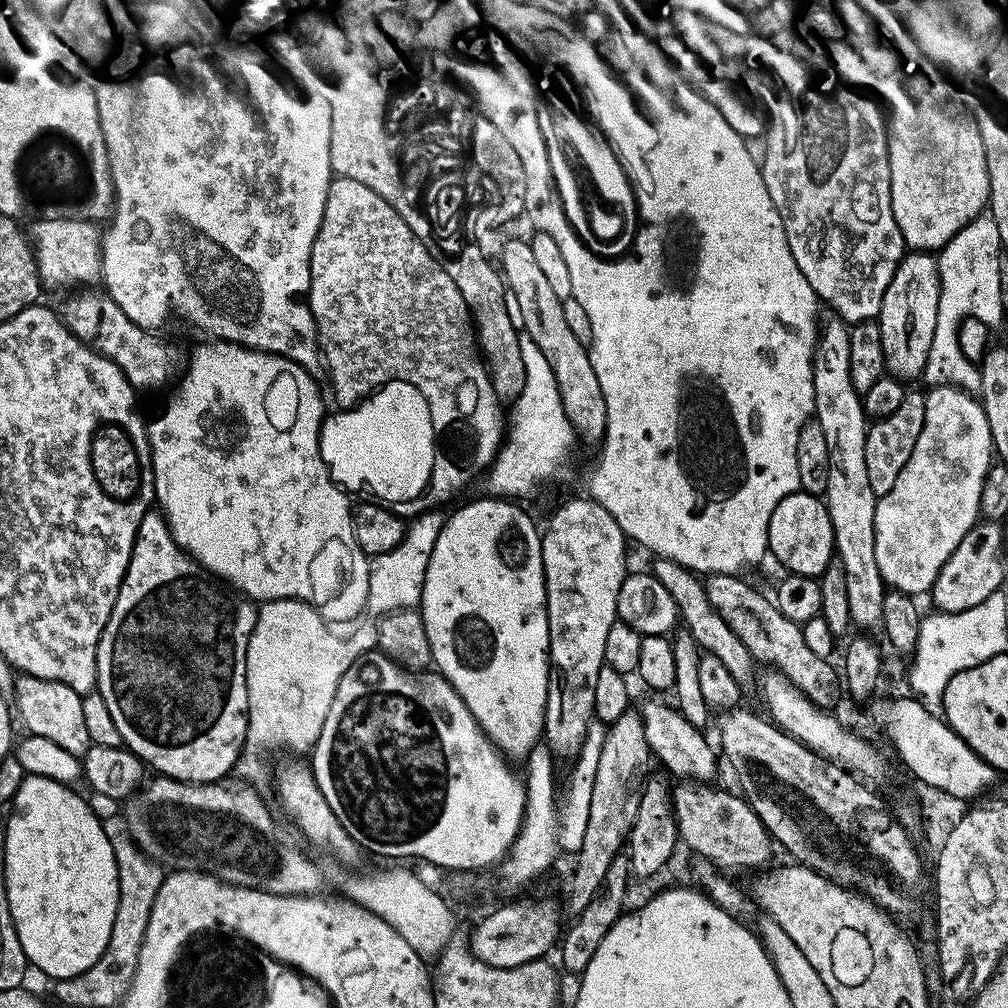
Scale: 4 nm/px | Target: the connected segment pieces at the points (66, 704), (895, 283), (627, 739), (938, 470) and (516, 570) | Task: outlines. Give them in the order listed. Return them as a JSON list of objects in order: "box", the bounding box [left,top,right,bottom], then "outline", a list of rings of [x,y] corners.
[{"box":[14,674,92,757],"outline":[[[23,674],[15,677],[14,692],[20,695],[16,704],[14,700],[15,711],[18,713],[19,721],[21,718],[31,735],[50,738],[50,742],[58,742],[62,750],[83,757],[92,744],[92,739],[90,734],[86,734],[86,718],[82,715],[81,693],[70,690],[70,686],[60,682],[50,682]]]},{"box":[878,251,940,382],"outline":[[[909,251],[900,261],[886,290],[878,317],[887,375],[900,382],[909,382],[923,373],[930,346],[934,342],[939,301],[940,269],[937,257],[927,252]]]},{"box":[566,710,653,918],"outline":[[[629,710],[626,714],[622,714],[622,718],[618,718],[618,722],[607,725],[604,741],[602,742],[602,750],[598,754],[598,770],[594,770],[594,786],[590,790],[590,818],[586,818],[586,835],[582,838],[582,846],[574,853],[574,860],[576,860],[576,869],[572,872],[572,885],[568,888],[568,908],[566,904],[566,912],[569,917],[574,918],[578,914],[582,914],[582,910],[586,910],[586,906],[590,906],[590,898],[594,898],[594,894],[598,894],[598,886],[602,886],[602,878],[606,878],[606,870],[610,870],[610,862],[614,862],[614,858],[621,853],[625,847],[628,835],[632,832],[634,826],[634,818],[638,818],[638,806],[642,802],[642,794],[644,793],[644,786],[649,779],[648,760],[651,761],[653,755],[648,748],[646,742],[646,730],[644,729],[644,718],[639,711]]]},{"box":[874,386,994,594],"outline":[[[936,386],[931,389],[924,397],[924,421],[922,422],[922,434],[918,434],[918,442],[914,442],[914,450],[902,466],[898,478],[894,478],[894,486],[884,496],[879,497],[876,501],[876,513],[874,514],[874,558],[878,562],[878,570],[883,578],[885,585],[889,589],[895,590],[900,594],[917,594],[916,592],[927,593],[931,589],[933,582],[938,578],[942,566],[954,554],[958,542],[971,528],[981,519],[980,499],[982,498],[983,482],[988,476],[988,469],[994,463],[993,437],[994,433],[987,424],[987,416],[984,413],[983,405],[962,388],[951,386]]]},{"box":[418,498,548,757],"outline":[[[487,498],[476,500],[473,504],[464,504],[452,517],[444,520],[442,530],[436,536],[434,550],[424,575],[424,589],[420,595],[418,611],[426,626],[426,638],[430,642],[432,664],[435,671],[454,686],[456,693],[466,702],[470,714],[478,722],[480,729],[505,757],[527,757],[533,748],[541,743],[544,730],[544,711],[548,693],[548,608],[544,605],[544,567],[540,549],[541,529],[519,508],[519,503],[508,498]]]}]

